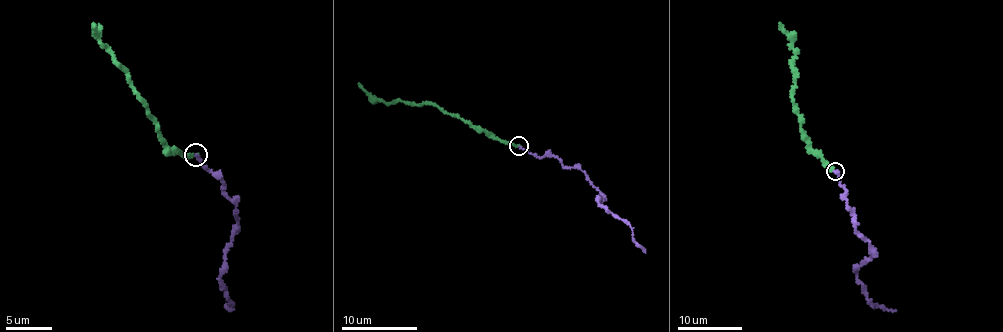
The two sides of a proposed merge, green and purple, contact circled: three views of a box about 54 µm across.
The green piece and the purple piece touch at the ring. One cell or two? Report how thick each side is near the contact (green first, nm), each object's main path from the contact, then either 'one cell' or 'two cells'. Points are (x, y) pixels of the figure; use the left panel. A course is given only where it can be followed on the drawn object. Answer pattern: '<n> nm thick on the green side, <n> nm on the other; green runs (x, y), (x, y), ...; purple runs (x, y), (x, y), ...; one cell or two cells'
220 nm thick on the green side, 160 nm on the other; green runs (196, 154), (180, 154), (167, 150), (145, 100), (132, 85), (126, 69), (104, 44), (93, 23); purple runs (196, 154), (223, 183), (238, 219), (220, 285), (224, 288), (232, 307), (225, 305), (230, 302); two cells

